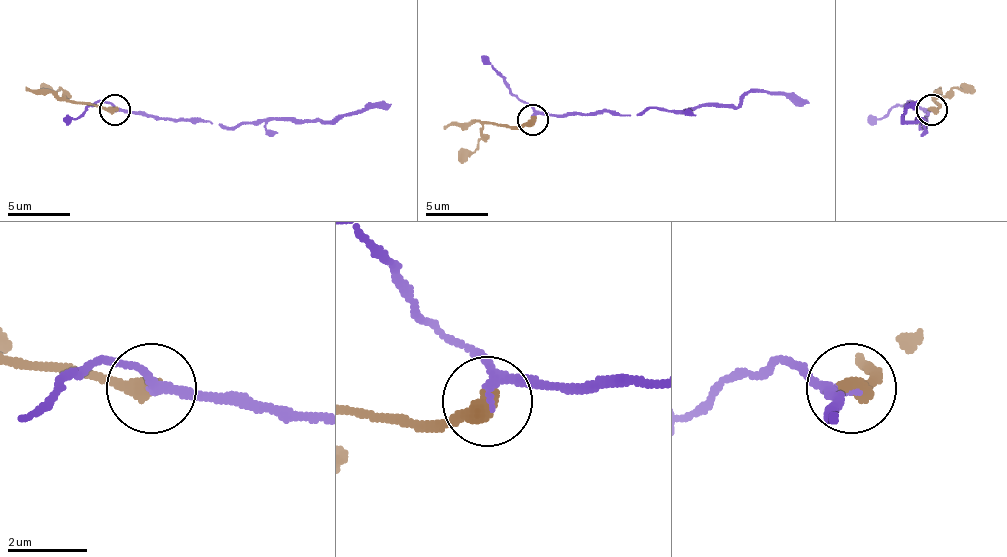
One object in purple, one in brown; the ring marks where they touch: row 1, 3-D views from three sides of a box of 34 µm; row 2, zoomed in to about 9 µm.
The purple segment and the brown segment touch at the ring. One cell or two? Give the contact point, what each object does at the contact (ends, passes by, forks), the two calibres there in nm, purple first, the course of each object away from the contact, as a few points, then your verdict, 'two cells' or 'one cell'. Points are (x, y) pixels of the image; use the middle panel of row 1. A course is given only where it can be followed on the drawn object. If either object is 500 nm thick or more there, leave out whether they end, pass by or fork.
(532, 120) | purple passes by | brown ends | 180/460 nm | purple via (532, 120), (538, 114), (737, 105), (749, 92), (780, 92), (808, 102) | brown via (532, 120), (519, 127), (485, 123), (479, 145), (457, 161) | one cell

